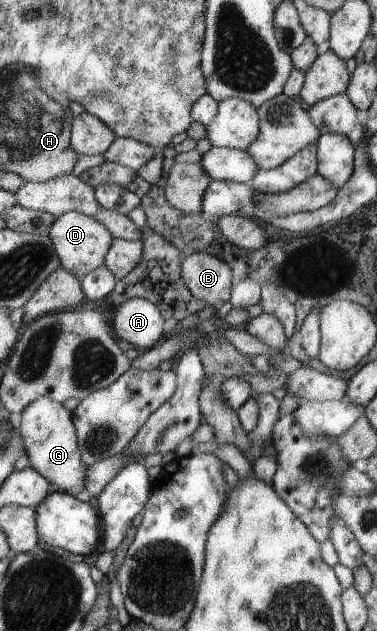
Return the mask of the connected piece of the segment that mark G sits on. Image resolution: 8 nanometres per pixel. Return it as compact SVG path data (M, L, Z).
M48 396L38 398L32 405L24 408L18 430L24 440L31 468L36 468L44 478L48 478L48 482L54 484L58 491L74 496L81 502L92 500L90 494L84 490L87 466L82 460L83 454L80 454L74 415L62 403L55 402Z

